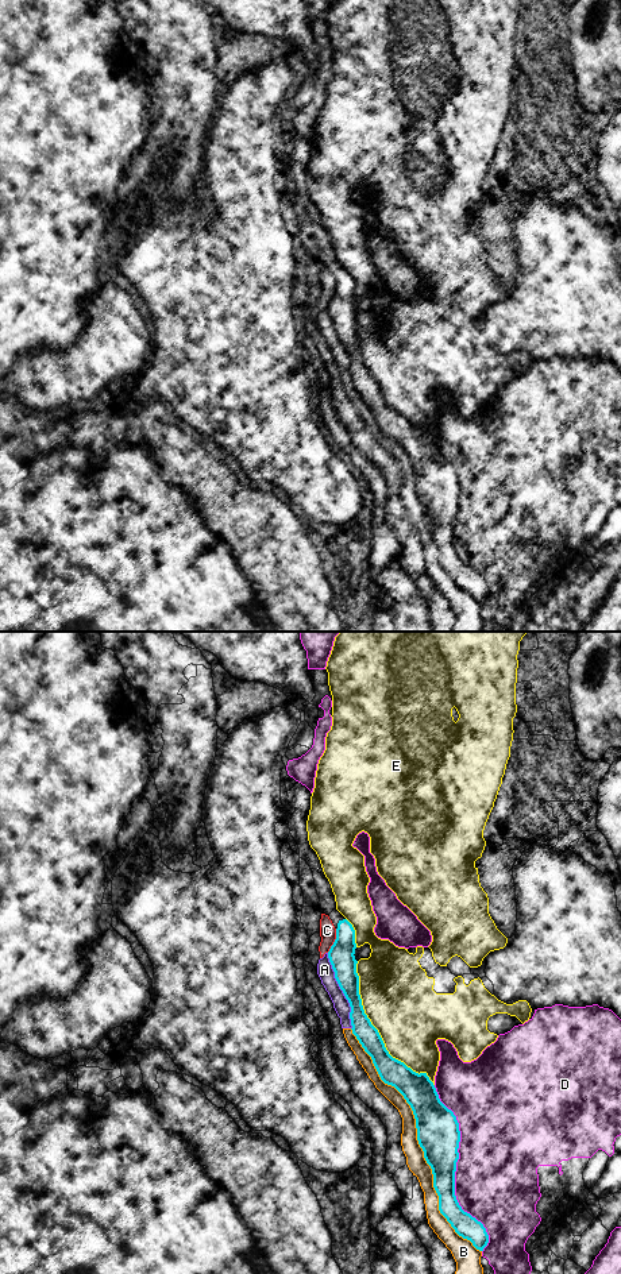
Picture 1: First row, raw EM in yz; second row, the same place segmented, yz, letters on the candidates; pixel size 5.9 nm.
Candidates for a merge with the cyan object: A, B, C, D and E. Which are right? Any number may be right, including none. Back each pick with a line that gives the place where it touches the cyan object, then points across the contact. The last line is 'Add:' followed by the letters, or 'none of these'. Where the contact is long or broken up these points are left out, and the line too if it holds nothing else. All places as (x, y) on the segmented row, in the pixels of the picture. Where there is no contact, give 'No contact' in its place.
Add: none of these

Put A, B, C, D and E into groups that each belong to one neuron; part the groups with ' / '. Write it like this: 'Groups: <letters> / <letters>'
Groups: A B C / D / E

